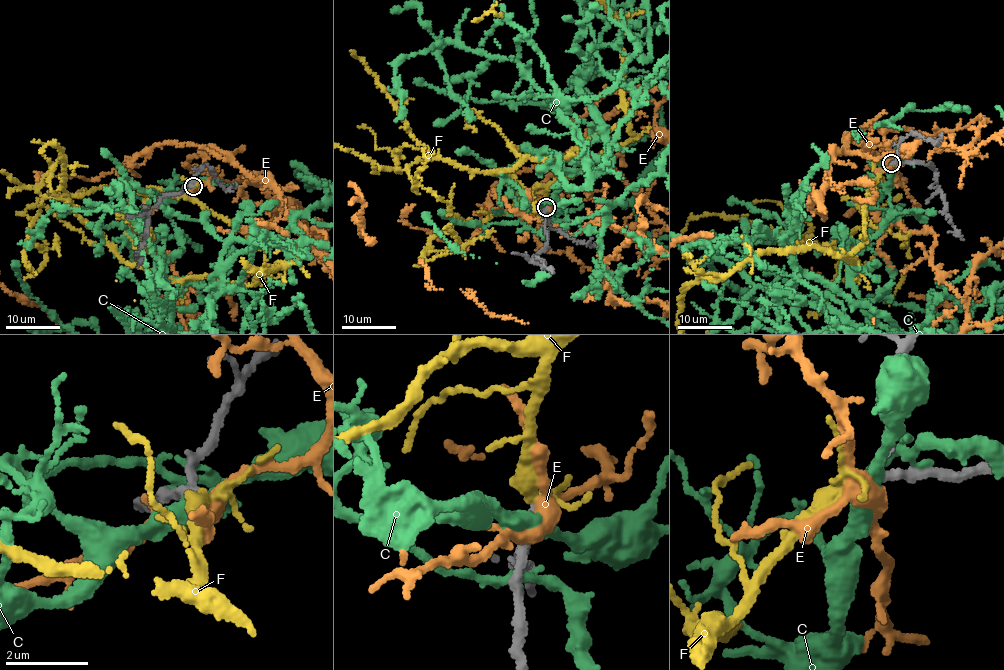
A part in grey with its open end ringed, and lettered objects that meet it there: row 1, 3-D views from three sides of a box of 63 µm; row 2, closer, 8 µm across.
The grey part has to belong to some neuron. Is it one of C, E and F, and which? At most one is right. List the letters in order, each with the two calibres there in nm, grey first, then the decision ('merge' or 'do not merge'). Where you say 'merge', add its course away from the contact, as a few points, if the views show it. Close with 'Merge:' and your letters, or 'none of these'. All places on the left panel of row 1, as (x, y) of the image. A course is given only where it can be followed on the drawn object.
C: 240 nm thick on the grey side, 400 nm on the other; do not merge
E: 240 nm thick on the grey side, 360 nm on the other; do not merge
F: 200 nm thick on the grey side, 240 nm on the other; merge
Merge: F

